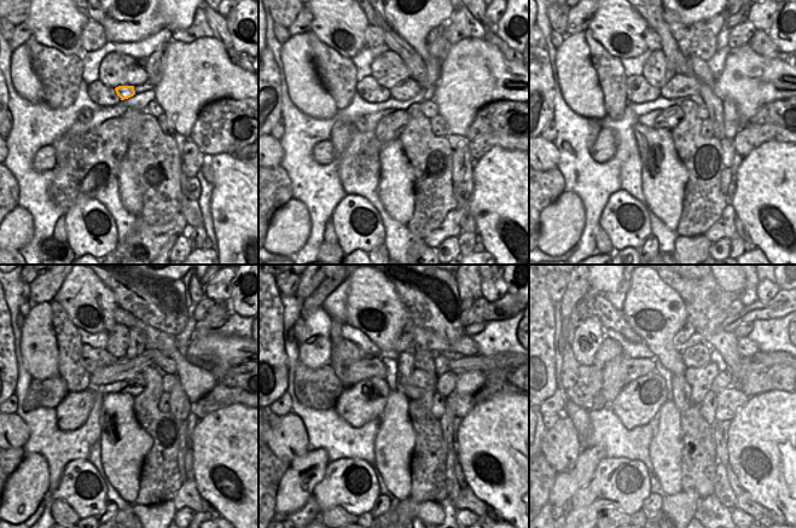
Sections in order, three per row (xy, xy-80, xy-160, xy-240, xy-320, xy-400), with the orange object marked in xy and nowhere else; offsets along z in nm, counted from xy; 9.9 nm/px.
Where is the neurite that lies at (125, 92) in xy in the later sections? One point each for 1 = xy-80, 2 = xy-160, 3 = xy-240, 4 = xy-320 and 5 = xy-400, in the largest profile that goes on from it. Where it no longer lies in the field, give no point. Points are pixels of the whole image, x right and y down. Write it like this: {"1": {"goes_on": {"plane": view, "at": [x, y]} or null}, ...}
{"1": {"goes_on": {"plane": "xy-80", "at": [406, 90]}}, "2": {"goes_on": {"plane": "xy-160", "at": [678, 86]}}, "3": {"goes_on": {"plane": "xy-240", "at": [158, 359]}}, "4": {"goes_on": {"plane": "xy-320", "at": [501, 361]}}, "5": {"goes_on": {"plane": "xy-400", "at": [760, 359]}}}

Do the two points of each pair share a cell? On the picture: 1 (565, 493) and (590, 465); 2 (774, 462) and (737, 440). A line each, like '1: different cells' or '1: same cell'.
1: same cell
2: same cell

